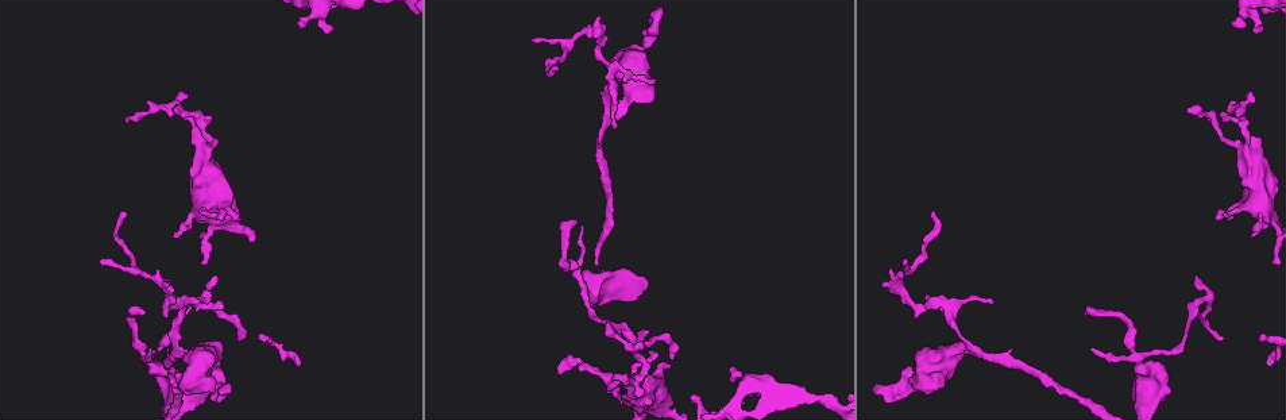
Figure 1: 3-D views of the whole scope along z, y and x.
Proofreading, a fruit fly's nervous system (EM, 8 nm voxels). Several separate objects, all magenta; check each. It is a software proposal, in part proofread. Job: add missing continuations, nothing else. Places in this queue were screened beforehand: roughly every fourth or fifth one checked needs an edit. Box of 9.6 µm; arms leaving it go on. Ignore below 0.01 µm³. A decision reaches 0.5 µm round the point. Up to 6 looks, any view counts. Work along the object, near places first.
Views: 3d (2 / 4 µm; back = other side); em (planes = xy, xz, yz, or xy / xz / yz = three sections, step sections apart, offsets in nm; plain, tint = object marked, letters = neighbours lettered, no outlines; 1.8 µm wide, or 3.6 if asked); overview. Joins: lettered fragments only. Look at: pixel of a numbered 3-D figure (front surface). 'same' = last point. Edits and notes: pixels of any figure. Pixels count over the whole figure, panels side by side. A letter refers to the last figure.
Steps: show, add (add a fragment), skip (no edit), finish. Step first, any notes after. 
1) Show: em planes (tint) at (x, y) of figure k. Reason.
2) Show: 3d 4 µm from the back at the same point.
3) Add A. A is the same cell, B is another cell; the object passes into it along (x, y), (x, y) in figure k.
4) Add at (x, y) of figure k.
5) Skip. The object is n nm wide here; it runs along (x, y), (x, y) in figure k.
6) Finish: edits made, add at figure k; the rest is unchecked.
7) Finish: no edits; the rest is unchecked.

Show: em yz step 4 (letters) at (1139, 356) of figure 1. Abrupt turn.

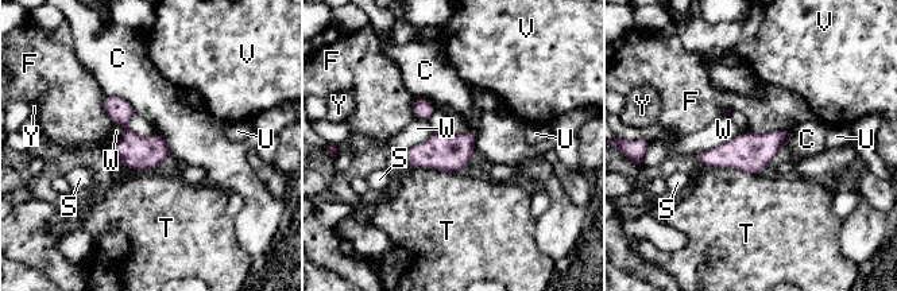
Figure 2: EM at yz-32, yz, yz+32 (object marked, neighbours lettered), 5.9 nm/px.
Skip. C, F, S, T, U, V, W and Y are other cells; a border runs along (412, 101), (425, 99), (436, 108) in figure 2; none of them fits.

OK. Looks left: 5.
Show: 3d 4 µm at (675, 356) of figure 1. Thin end.

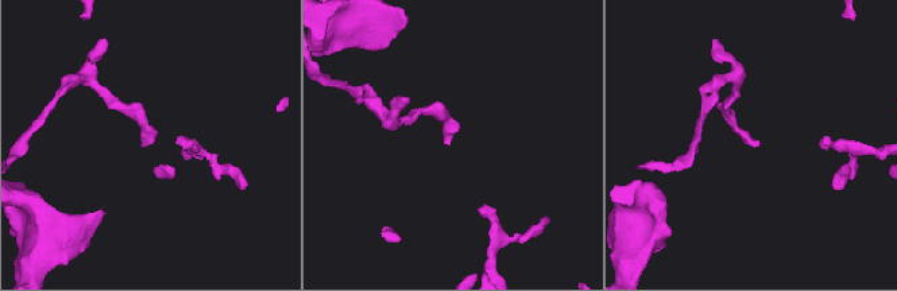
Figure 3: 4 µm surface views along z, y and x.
Show: em planes (letters) at (148, 144) of figure 3.

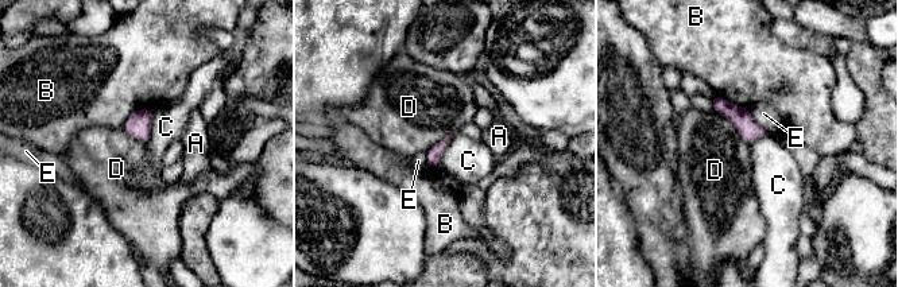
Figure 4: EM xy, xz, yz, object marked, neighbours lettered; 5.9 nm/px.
Skip. A, B, C, D and E are other cells; it runs along (716, 99), (751, 131), (761, 132) in figure 4; none of them fits.

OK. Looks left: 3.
Show: em xz step 8 (letters) at (175, 111) of figure 1. Branch stops here.

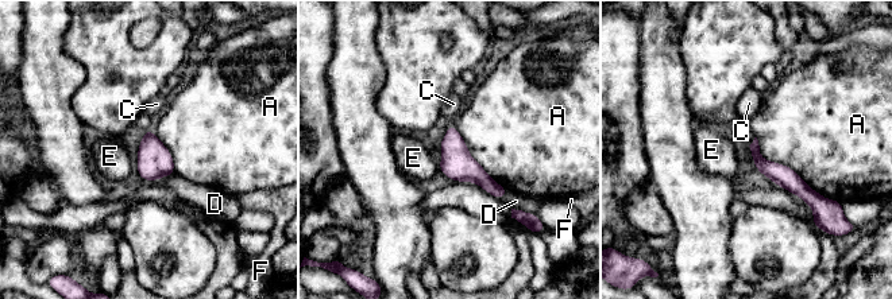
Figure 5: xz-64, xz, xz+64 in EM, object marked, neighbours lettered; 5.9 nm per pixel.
Skip. A, C, D, E and F are other cells; a border runs along (755, 136), (764, 158), (831, 200) in figure 5; none of them fits.

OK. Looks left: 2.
Finish: no edits; the rest is unchecked.

